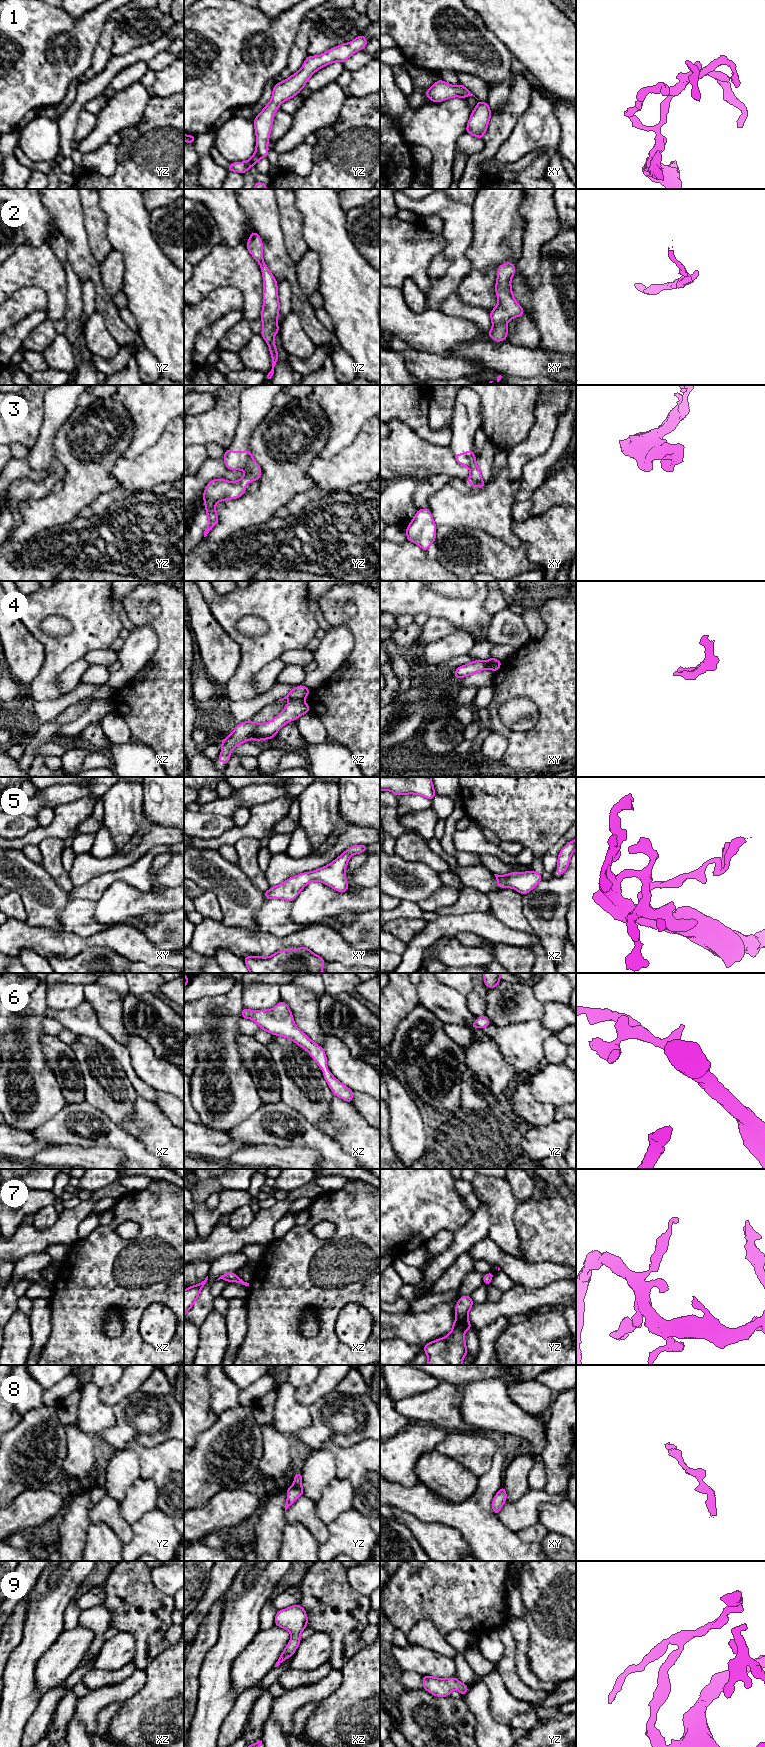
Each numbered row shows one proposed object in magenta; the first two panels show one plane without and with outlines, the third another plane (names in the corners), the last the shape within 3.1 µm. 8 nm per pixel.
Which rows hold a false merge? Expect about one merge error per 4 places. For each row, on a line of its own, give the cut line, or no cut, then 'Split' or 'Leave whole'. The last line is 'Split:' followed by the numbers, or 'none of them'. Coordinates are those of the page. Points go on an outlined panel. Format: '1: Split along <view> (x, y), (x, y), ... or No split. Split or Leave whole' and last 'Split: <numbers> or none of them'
1: No split. Leave whole
2: No split. Leave whole
3: No split. Leave whole
4: Split along xz (260, 723), (251, 733), (249, 739). Split
5: No split. Leave whole
6: No split. Leave whole
7: No split. Leave whole
8: No split. Leave whole
9: No split. Leave whole
Split: 4

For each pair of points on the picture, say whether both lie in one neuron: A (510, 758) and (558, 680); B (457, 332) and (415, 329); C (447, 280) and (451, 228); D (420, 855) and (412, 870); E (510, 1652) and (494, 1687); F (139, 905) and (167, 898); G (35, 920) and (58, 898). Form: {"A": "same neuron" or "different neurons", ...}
{"A": "same neuron", "B": "same neuron", "C": "same neuron", "D": "different neurons", "E": "different neurons", "F": "same neuron", "G": "same neuron"}

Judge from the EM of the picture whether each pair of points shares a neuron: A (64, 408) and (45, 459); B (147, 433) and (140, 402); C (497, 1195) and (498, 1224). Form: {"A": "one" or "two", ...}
{"A": "one", "B": "one", "C": "one"}

